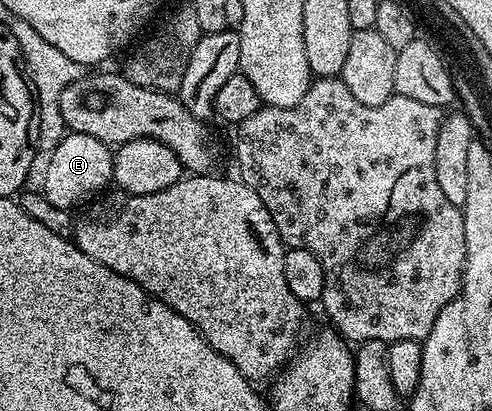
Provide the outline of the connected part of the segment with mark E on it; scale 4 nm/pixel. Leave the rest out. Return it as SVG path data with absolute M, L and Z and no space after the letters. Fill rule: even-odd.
M75 132L62 136L59 143L51 149L44 170L45 181L40 186L45 198L59 209L72 210L78 205L81 207L107 189L107 184L113 181L113 155L109 145L90 135Z

